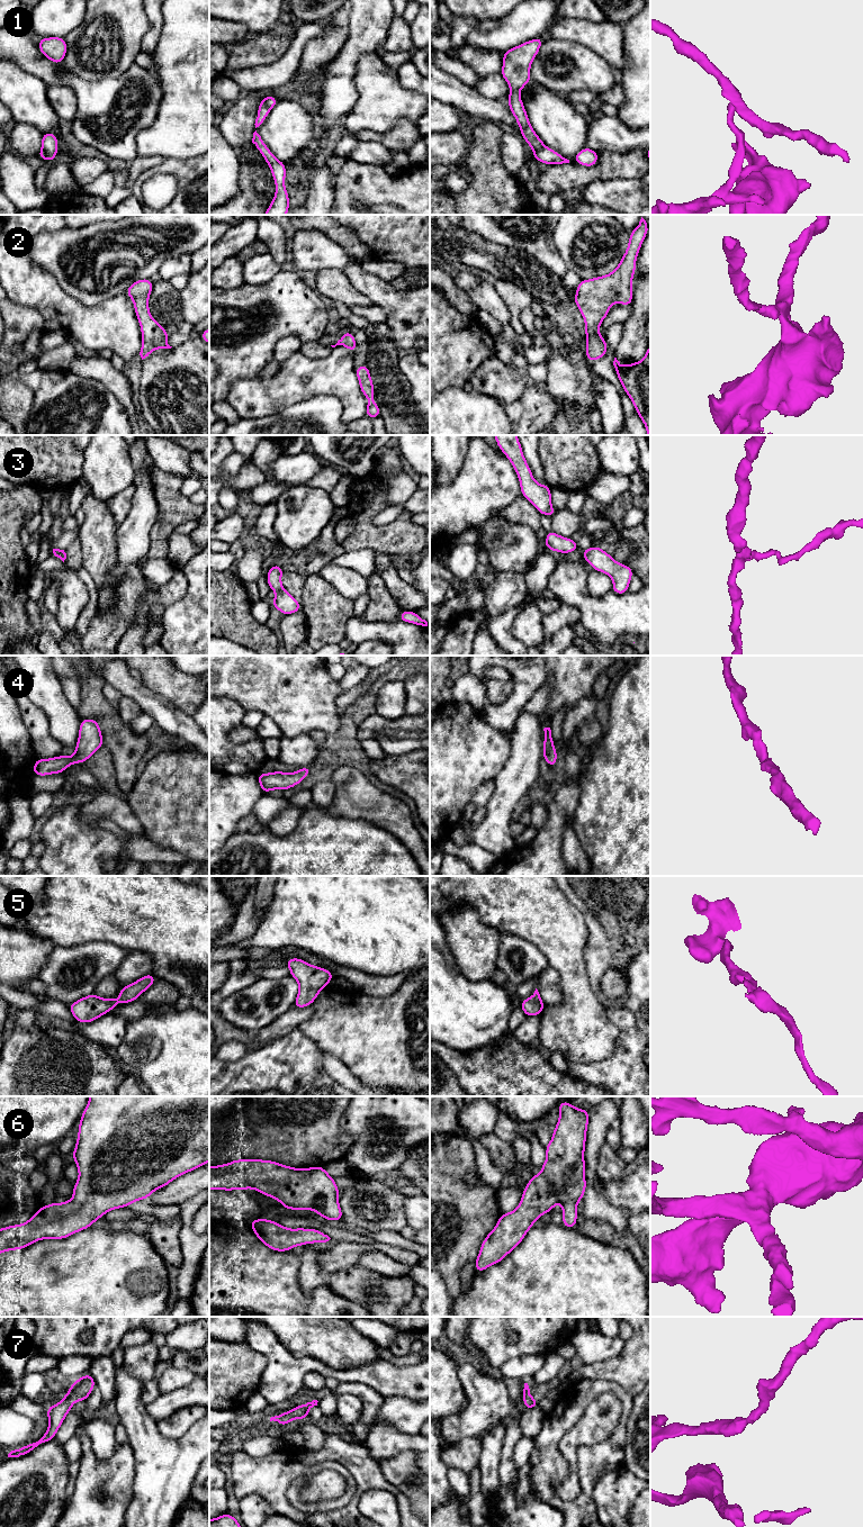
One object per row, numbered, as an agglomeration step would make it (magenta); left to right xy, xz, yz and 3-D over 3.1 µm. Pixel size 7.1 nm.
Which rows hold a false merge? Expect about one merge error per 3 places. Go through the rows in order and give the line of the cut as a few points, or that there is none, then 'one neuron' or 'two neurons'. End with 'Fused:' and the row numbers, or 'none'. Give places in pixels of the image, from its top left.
1: cut in yz along (544, 145), (533, 153); two neurons
2: no cut; one neuron
3: no cut; one neuron
4: no cut; one neuron
5: no cut; one neuron
6: no cut; one neuron
7: no cut; one neuron
Fused: 1

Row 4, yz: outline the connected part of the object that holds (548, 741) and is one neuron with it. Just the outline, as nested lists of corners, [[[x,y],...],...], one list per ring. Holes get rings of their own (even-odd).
[[[545,728],[545,739],[543,739],[543,749],[542,758],[547,761],[550,768],[554,768],[557,762],[558,753],[554,747],[554,739],[551,735],[550,728]]]

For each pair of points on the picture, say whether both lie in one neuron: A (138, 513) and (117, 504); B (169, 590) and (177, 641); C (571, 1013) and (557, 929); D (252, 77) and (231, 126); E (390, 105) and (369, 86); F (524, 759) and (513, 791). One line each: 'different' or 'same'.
A: different
B: different
C: same
D: different
E: same
F: same

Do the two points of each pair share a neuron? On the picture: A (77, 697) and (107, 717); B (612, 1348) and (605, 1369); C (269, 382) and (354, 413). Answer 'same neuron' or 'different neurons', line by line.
A: different neurons
B: different neurons
C: same neuron

